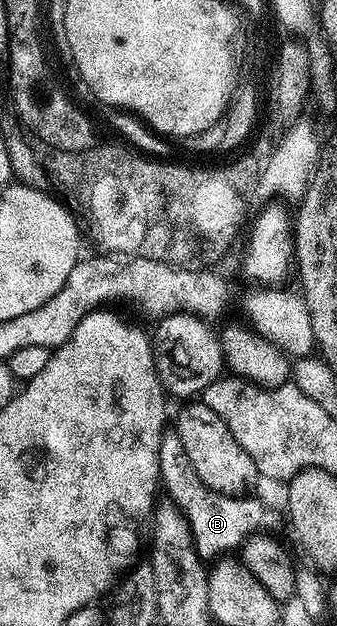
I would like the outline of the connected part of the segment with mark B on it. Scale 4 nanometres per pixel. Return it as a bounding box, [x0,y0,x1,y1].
[159,426,267,558]

